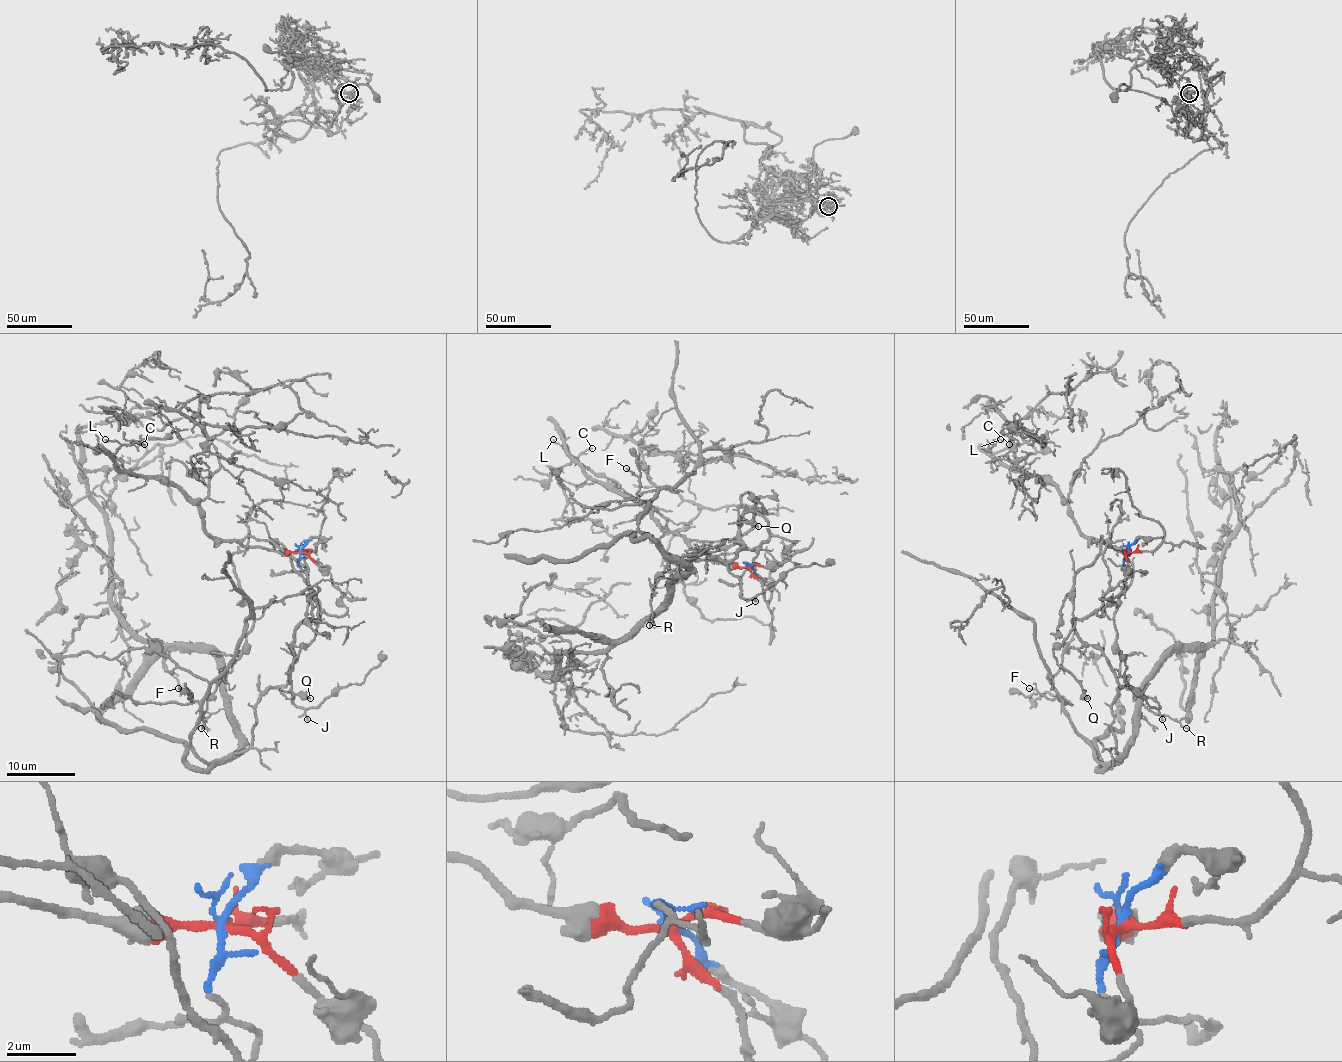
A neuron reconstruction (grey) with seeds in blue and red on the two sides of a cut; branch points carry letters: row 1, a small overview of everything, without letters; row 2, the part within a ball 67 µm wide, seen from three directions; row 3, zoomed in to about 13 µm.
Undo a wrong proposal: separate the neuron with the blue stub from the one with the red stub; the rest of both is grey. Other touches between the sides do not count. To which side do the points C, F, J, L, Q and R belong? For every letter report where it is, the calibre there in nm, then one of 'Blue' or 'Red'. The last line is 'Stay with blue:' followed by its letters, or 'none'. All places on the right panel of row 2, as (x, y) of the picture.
C: Place: (1009, 444). Thickness 90 nm. Red
F: Place: (1029, 688). Thickness 110 nm. Blue
J: Place: (1162, 719). Thickness 70 nm. Blue
L: Place: (1000, 439). Thickness 120 nm. Red
Q: Place: (1087, 698). Thickness 320 nm. Red
R: Place: (1186, 728). Thickness 90 nm. Red
Stay with blue: F, J

